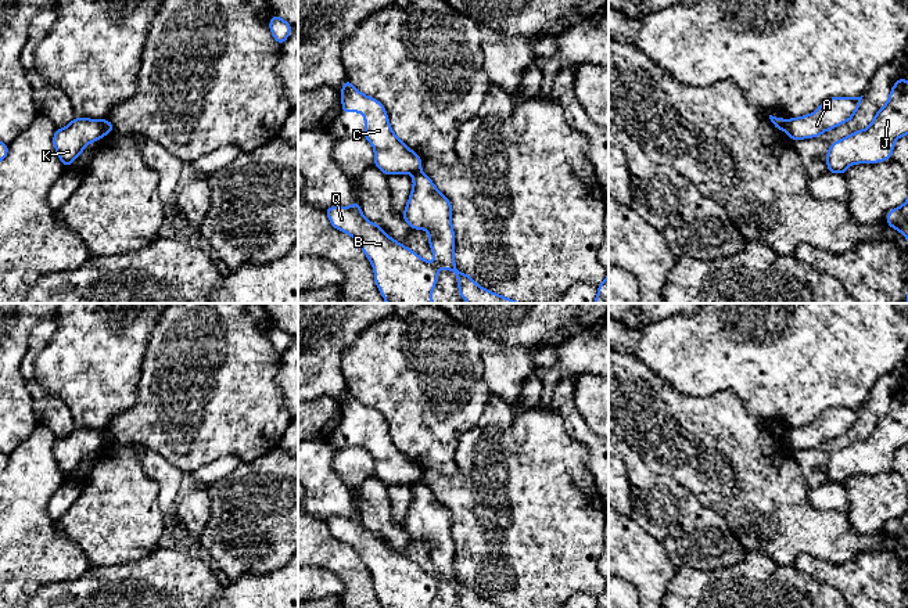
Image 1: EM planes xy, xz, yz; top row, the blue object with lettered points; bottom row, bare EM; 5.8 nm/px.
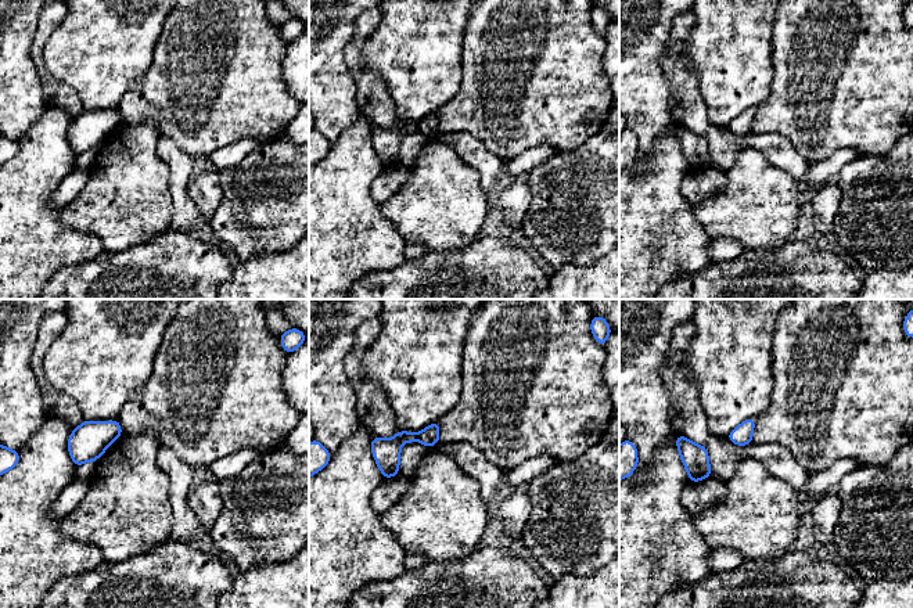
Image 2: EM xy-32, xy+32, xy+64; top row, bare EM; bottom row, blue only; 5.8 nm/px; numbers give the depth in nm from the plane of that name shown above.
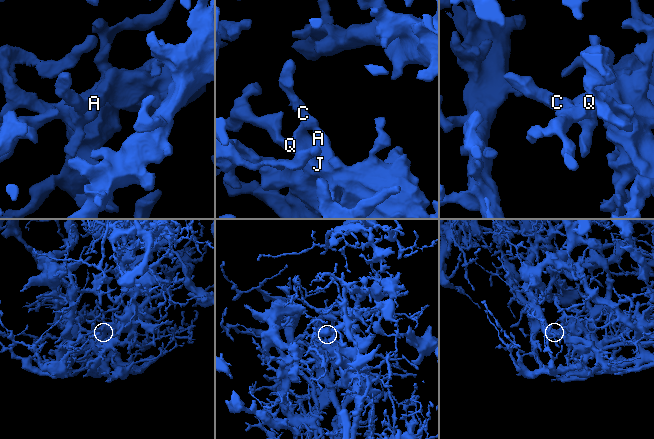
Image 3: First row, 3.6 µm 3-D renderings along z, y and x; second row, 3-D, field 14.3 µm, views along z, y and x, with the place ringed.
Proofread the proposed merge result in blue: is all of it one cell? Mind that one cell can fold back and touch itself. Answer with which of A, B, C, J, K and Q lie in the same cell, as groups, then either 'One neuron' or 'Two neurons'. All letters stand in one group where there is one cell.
Groups: A / B C J K Q. Two neurons

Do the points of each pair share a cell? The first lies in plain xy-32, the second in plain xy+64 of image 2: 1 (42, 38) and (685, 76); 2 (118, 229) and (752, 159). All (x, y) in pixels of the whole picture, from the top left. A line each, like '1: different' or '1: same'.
1: same
2: same

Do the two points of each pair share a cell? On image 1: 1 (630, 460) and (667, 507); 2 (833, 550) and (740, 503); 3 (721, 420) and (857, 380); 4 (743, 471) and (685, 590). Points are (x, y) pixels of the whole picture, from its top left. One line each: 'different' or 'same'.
1: same
2: same
3: different
4: different

